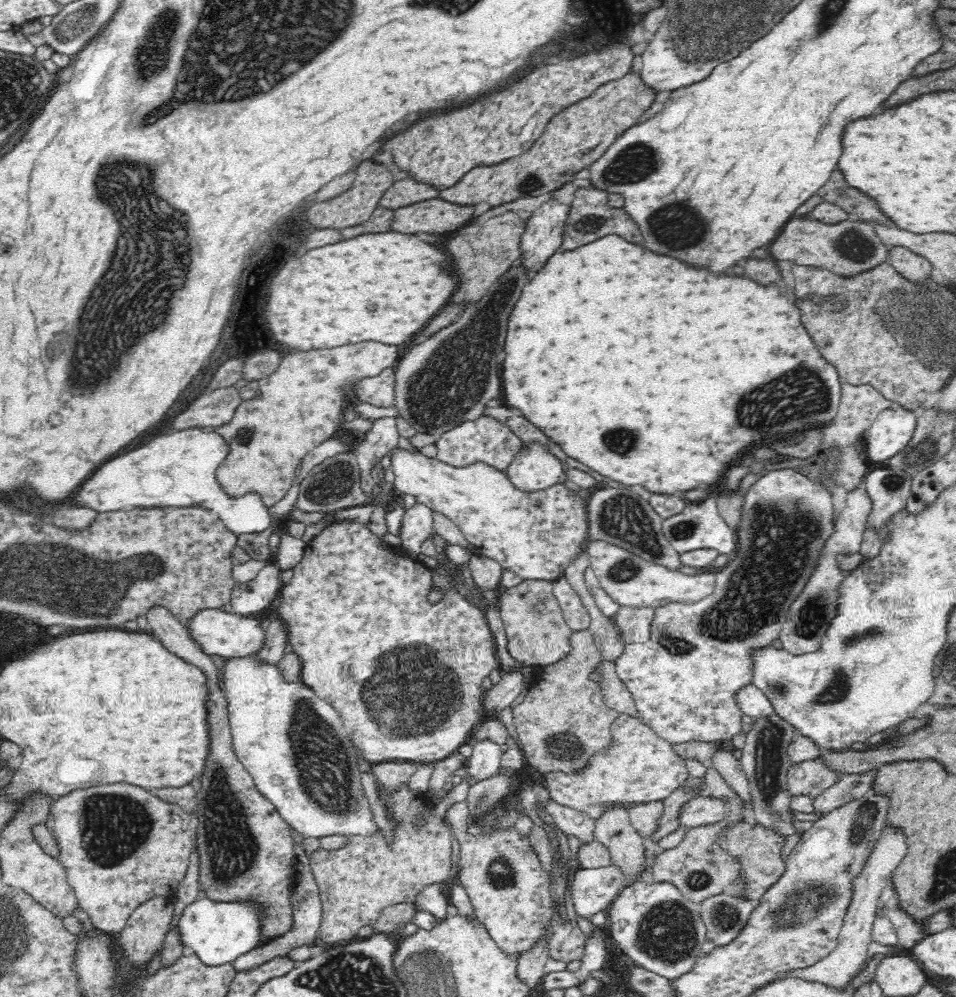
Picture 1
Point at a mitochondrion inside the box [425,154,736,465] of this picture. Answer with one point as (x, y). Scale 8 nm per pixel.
(678, 233)

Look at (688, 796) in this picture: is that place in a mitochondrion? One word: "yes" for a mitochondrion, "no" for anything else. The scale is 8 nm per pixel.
no

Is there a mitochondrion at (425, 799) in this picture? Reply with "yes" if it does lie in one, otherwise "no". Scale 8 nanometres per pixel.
no

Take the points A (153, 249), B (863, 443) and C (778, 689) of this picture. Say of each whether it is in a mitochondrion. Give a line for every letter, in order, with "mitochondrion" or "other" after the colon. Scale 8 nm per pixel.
A: mitochondrion
B: other
C: mitochondrion

